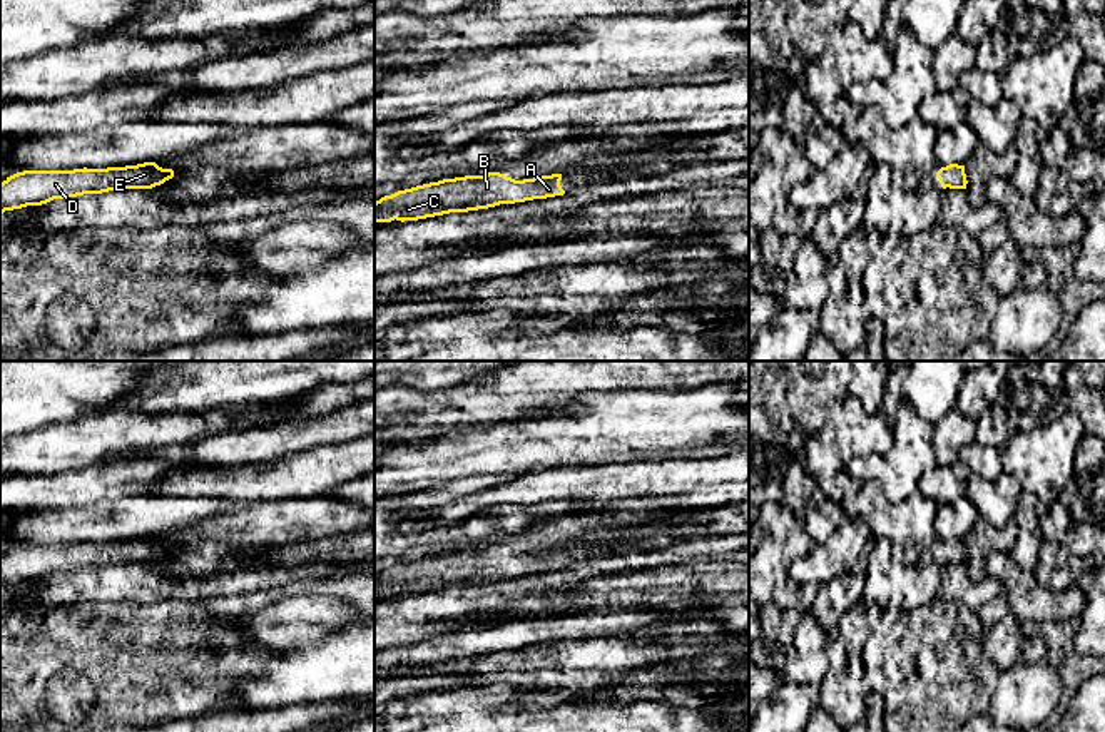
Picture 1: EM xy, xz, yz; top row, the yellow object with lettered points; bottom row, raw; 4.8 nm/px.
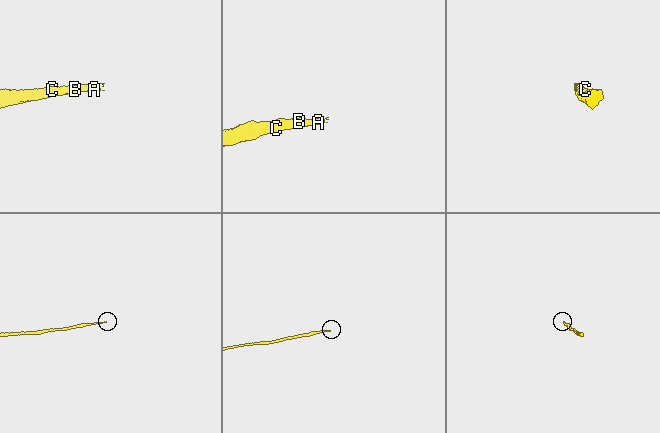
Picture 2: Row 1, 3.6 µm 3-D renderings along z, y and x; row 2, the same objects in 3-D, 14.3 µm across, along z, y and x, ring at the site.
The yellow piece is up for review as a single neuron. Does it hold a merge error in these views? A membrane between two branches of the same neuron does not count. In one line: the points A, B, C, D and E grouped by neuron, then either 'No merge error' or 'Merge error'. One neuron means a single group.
Groups: A B C D E. No merge error

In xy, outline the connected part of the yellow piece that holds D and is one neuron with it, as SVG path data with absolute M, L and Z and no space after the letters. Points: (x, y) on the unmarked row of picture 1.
M155 536L107 543L23 545L0 557L0 588L84 568L152 563L172 552L172 543L162 543Z

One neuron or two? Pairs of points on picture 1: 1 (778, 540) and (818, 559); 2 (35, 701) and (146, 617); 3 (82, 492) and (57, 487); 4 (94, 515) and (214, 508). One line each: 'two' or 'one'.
1: two
2: one
3: one
4: one

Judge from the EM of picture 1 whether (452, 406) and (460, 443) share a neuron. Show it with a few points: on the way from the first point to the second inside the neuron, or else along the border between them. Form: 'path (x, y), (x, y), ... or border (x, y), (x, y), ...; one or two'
border (495, 420), (485, 425), (443, 430); two

